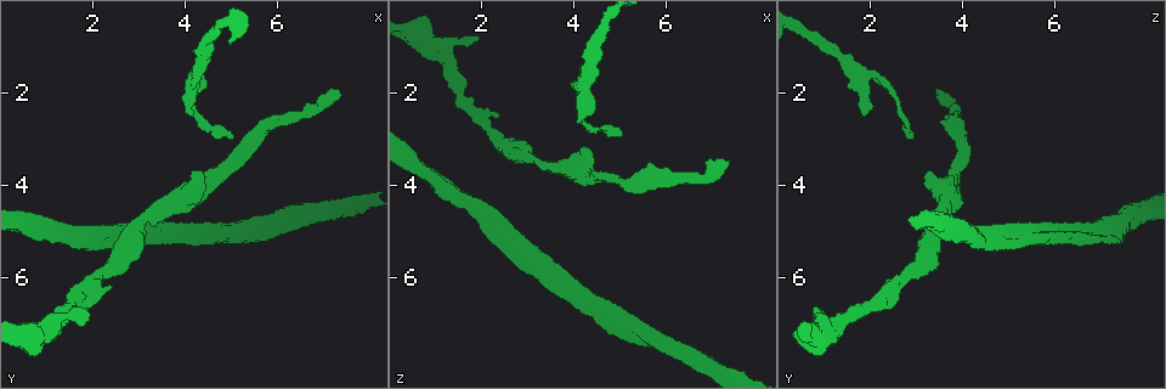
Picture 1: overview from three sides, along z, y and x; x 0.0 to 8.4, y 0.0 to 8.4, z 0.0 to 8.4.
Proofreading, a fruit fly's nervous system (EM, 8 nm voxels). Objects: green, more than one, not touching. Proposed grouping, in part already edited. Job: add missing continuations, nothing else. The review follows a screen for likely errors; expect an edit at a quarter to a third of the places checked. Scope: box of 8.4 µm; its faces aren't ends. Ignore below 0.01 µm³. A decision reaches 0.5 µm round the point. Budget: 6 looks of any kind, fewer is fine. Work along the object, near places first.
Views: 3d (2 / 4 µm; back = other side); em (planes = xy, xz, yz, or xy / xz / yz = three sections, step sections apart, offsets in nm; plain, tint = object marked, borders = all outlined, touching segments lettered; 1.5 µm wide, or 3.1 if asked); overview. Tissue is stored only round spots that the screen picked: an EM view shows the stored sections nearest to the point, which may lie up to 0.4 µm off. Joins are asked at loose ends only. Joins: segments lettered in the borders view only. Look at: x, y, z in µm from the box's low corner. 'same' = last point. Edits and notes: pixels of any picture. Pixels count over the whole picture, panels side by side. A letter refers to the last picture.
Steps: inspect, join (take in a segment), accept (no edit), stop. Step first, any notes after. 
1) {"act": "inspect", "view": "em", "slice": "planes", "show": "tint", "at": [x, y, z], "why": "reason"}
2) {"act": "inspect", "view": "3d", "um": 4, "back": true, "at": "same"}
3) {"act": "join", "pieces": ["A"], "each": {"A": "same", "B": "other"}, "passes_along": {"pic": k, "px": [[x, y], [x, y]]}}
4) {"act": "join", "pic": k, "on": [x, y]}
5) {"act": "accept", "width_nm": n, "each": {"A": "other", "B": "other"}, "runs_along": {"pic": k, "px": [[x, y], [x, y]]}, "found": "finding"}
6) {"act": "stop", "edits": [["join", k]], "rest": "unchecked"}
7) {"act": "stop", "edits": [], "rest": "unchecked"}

{"act": "inspect", "view": "em", "slice": "yz", "step": 8, "show": "borders", "at": [4.85, 5.20, 7.20], "why": "an open end"}

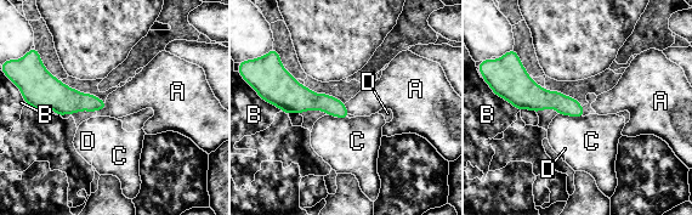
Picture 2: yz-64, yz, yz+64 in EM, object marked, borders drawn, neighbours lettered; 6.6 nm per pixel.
{"act": "accept", "each": {"A": "other", "B": "other", "C": "other", "D": "other"}, "border": {"pic": 2, "px": [[106, 102], [105, 108], [95, 111]]}, "found": "no lettered segment goes on from it"}

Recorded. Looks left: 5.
{"act": "inspect", "view": "em", "slice": "planes", "show": "borders", "at": [7.10, 2.05, 3.45], "why": "long arm stops here"}

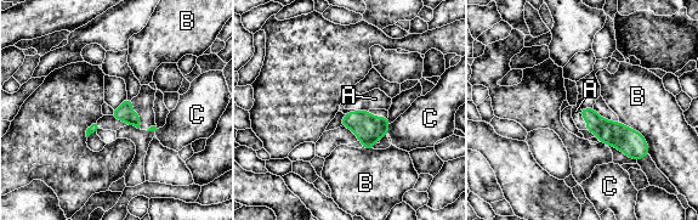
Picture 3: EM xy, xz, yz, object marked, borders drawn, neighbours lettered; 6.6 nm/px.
{"act": "join", "pieces": ["A"], "each": {"A": "same", "B": "other", "C": "other"}, "found": "it goes on there"}

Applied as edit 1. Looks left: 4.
{"act": "inspect", "view": "overview"}

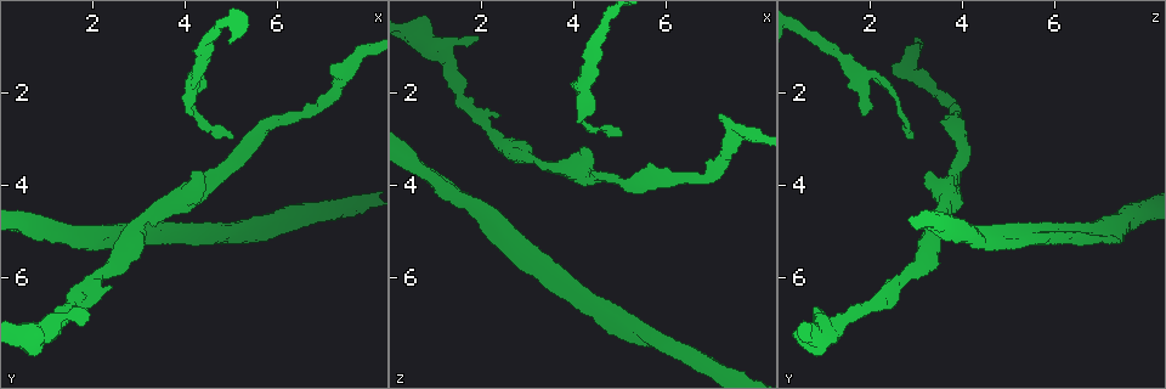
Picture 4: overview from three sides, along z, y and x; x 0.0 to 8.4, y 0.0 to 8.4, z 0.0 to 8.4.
{"act": "inspect", "view": "em", "slice": "planes", "show": "plain", "at": [5.00, 3.00, 2.85]}

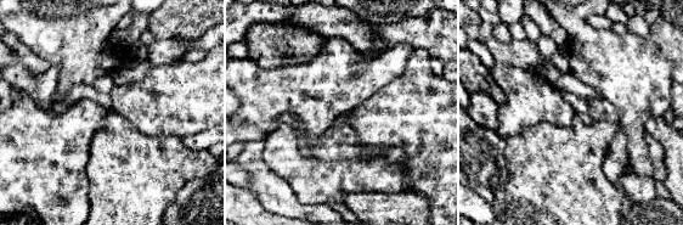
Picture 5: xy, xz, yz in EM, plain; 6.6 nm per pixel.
{"act": "inspect", "view": "em", "slice": "planes", "show": "borders", "at": "same"}

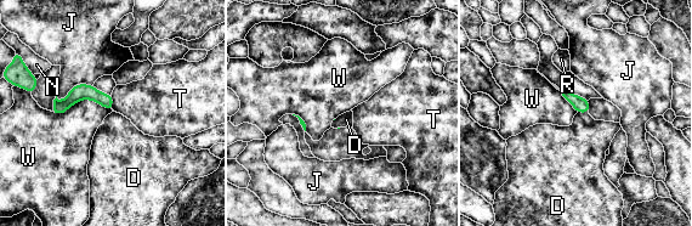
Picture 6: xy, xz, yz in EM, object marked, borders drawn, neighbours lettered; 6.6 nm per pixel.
{"act": "accept", "longest_contact_nm": ["W", 400], "each": {"D": "other", "J": "other", "N": "other", "R": "other", "T": "other", "W": "other"}, "border": {"pic": 6, "px": [[577, 112], [588, 113]]}, "found": "no lettered segment goes on from it"}

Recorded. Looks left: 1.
{"act": "stop", "edits": [["join", 3]], "rest": "unchecked"}

